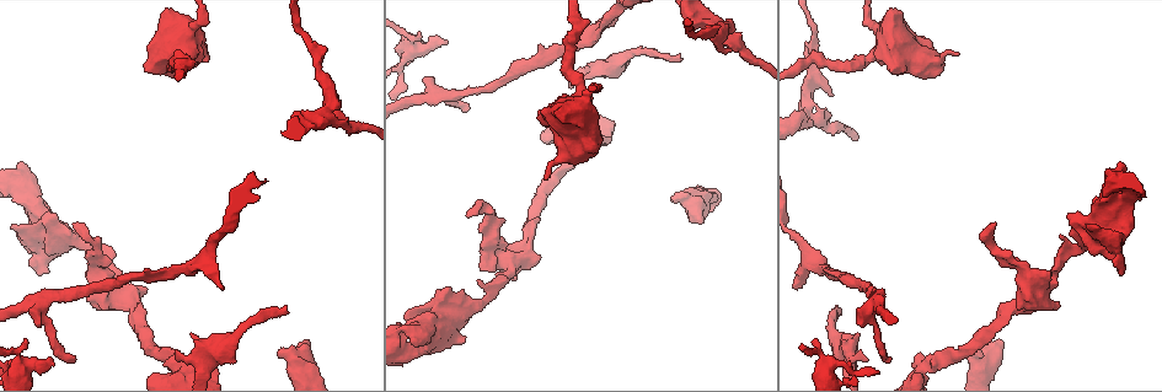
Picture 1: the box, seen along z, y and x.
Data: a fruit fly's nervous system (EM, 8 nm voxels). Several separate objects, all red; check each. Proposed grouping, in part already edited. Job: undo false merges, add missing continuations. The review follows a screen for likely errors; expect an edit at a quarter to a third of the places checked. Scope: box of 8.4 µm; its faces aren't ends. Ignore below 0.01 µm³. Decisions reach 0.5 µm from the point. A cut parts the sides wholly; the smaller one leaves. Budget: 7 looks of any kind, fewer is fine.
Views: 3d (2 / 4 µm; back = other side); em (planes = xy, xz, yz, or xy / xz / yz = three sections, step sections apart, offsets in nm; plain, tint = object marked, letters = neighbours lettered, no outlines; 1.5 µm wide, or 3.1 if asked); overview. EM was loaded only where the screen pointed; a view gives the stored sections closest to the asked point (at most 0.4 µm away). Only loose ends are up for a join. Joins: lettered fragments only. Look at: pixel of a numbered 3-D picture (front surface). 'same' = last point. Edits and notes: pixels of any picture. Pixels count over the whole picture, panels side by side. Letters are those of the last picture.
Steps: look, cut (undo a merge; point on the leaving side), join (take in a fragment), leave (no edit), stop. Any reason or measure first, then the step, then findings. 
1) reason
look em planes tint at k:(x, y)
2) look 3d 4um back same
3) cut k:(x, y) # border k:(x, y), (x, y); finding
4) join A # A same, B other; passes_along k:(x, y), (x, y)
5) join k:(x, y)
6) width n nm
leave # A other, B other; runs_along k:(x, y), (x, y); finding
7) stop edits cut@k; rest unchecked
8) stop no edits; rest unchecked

look 3d 4um at 1:(444, 40)

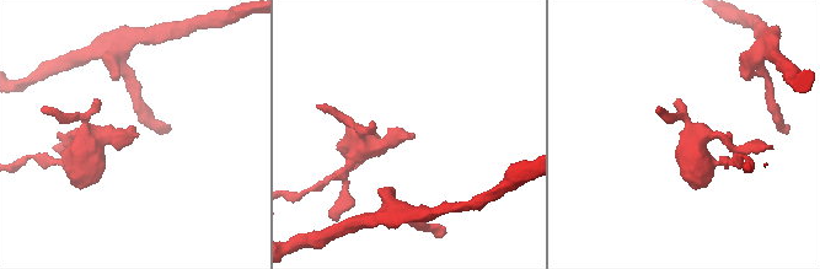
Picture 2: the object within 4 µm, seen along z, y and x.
look em xy step 8 letters at 2:(136, 133)

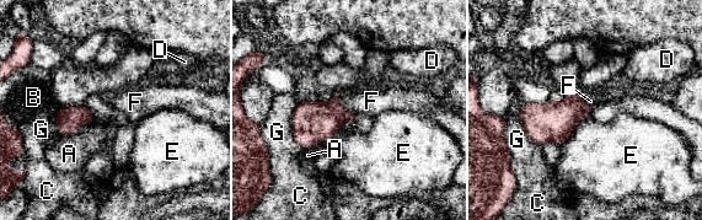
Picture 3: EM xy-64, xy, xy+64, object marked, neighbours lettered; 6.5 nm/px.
look em planes letters same

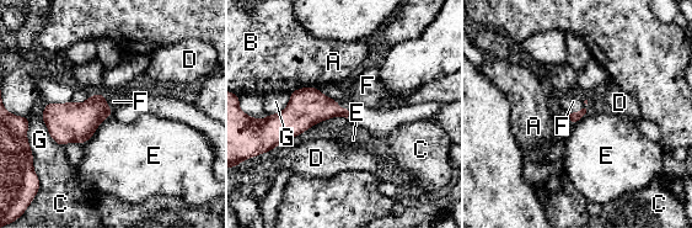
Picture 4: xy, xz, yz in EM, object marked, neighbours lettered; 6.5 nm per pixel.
join F # A other, B other, C other, D other, E other, F same, G other; it goes on there

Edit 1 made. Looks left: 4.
look overview

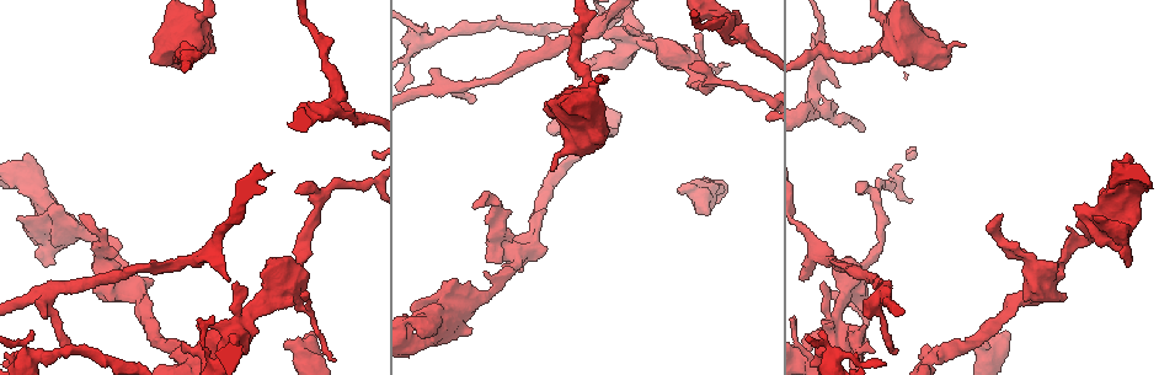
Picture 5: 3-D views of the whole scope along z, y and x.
an open end
look em xz step 4 letters at 5:(707, 213)

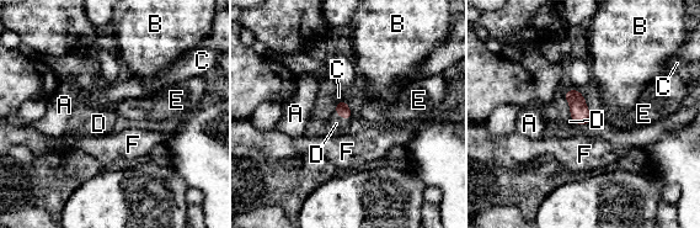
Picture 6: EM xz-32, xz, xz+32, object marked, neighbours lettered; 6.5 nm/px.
join D # A other, B other, C other, D same, E other, F other; passes_along 6:(342, 110), (342, 117), (334, 122); it goes on there

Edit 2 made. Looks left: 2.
look overview

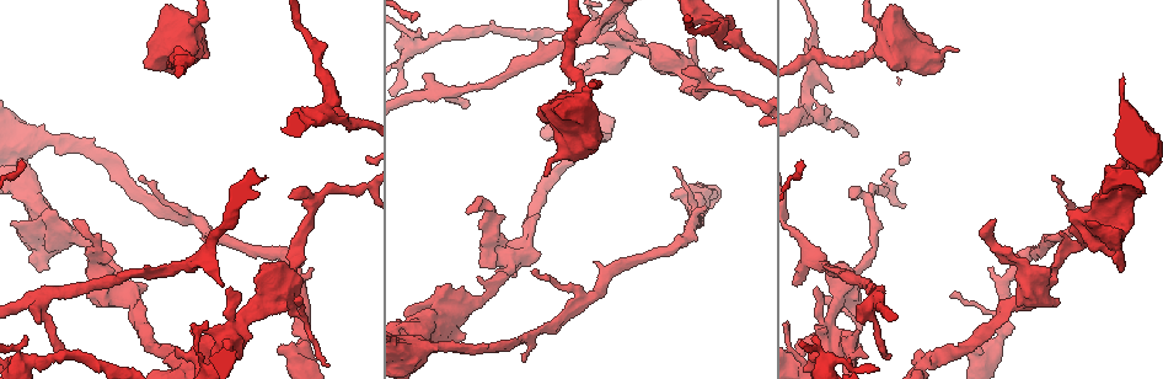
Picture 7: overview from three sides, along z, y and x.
closes a loop
look em planes letters at 7:(1132, 195)

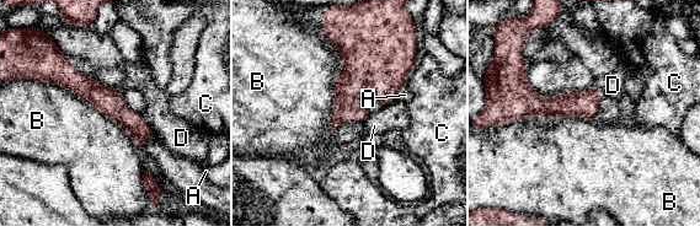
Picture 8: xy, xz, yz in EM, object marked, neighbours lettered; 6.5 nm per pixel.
longest_contact B 850 nm
leave # A other, B other, C other, D other; border 8:(33, 79), (84, 97), (138, 149); continuous, no second neuron

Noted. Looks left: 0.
stop edits join@4, join@6; rest unchecked

